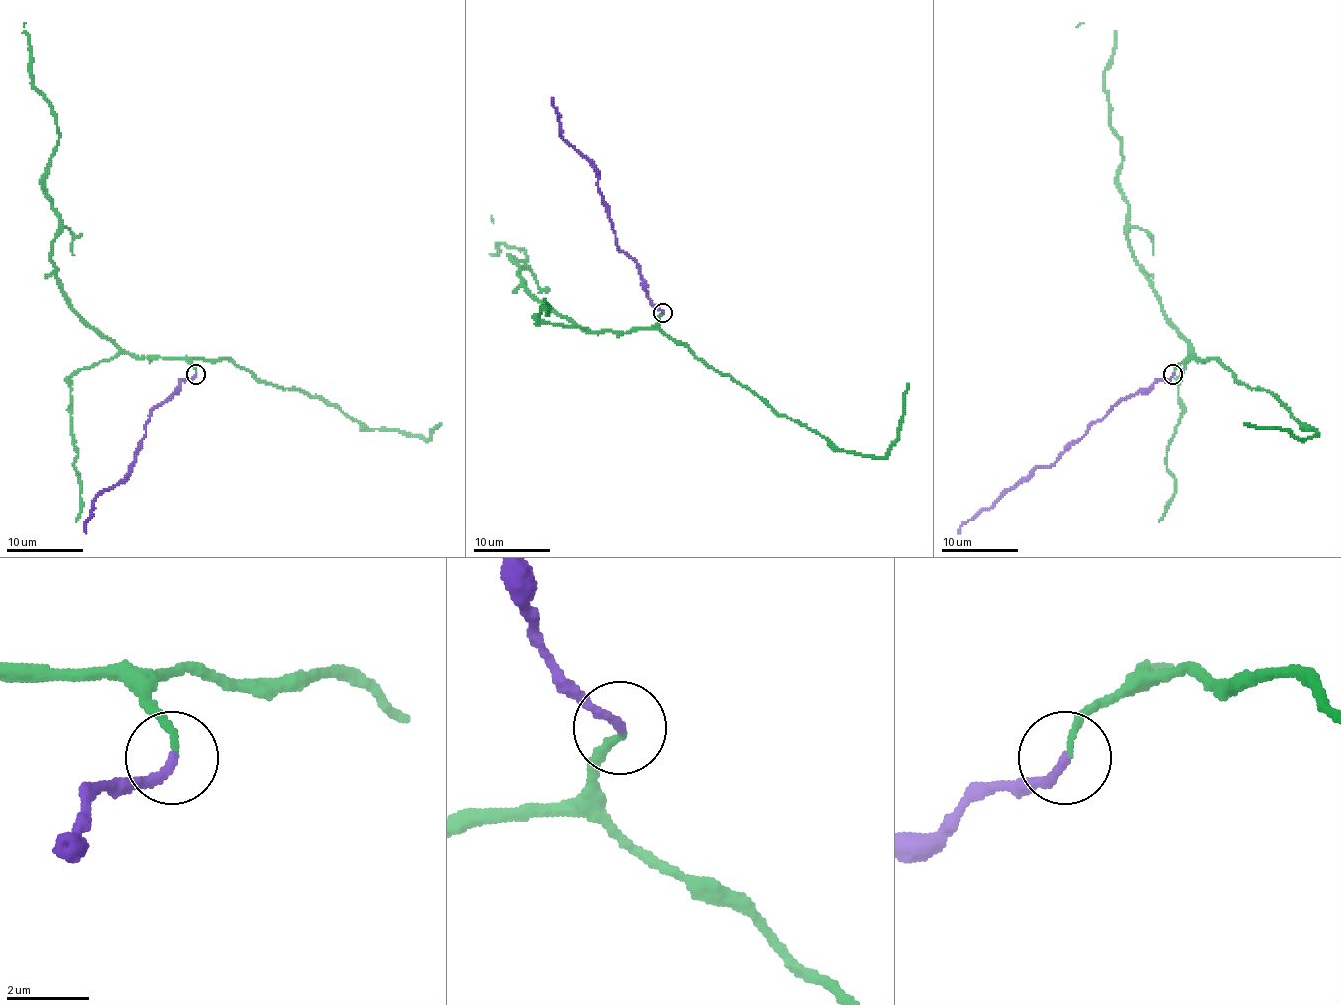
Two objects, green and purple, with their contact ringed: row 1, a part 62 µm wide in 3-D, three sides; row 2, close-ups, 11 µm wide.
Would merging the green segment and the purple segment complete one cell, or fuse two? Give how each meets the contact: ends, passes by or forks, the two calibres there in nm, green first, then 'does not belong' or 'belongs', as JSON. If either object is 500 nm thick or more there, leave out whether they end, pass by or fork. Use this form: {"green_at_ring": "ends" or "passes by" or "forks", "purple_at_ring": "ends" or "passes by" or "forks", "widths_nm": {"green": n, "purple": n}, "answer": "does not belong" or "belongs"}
{"green_at_ring": "ends", "purple_at_ring": "ends", "widths_nm": {"green": 140, "purple": 240}, "answer": "belongs"}

